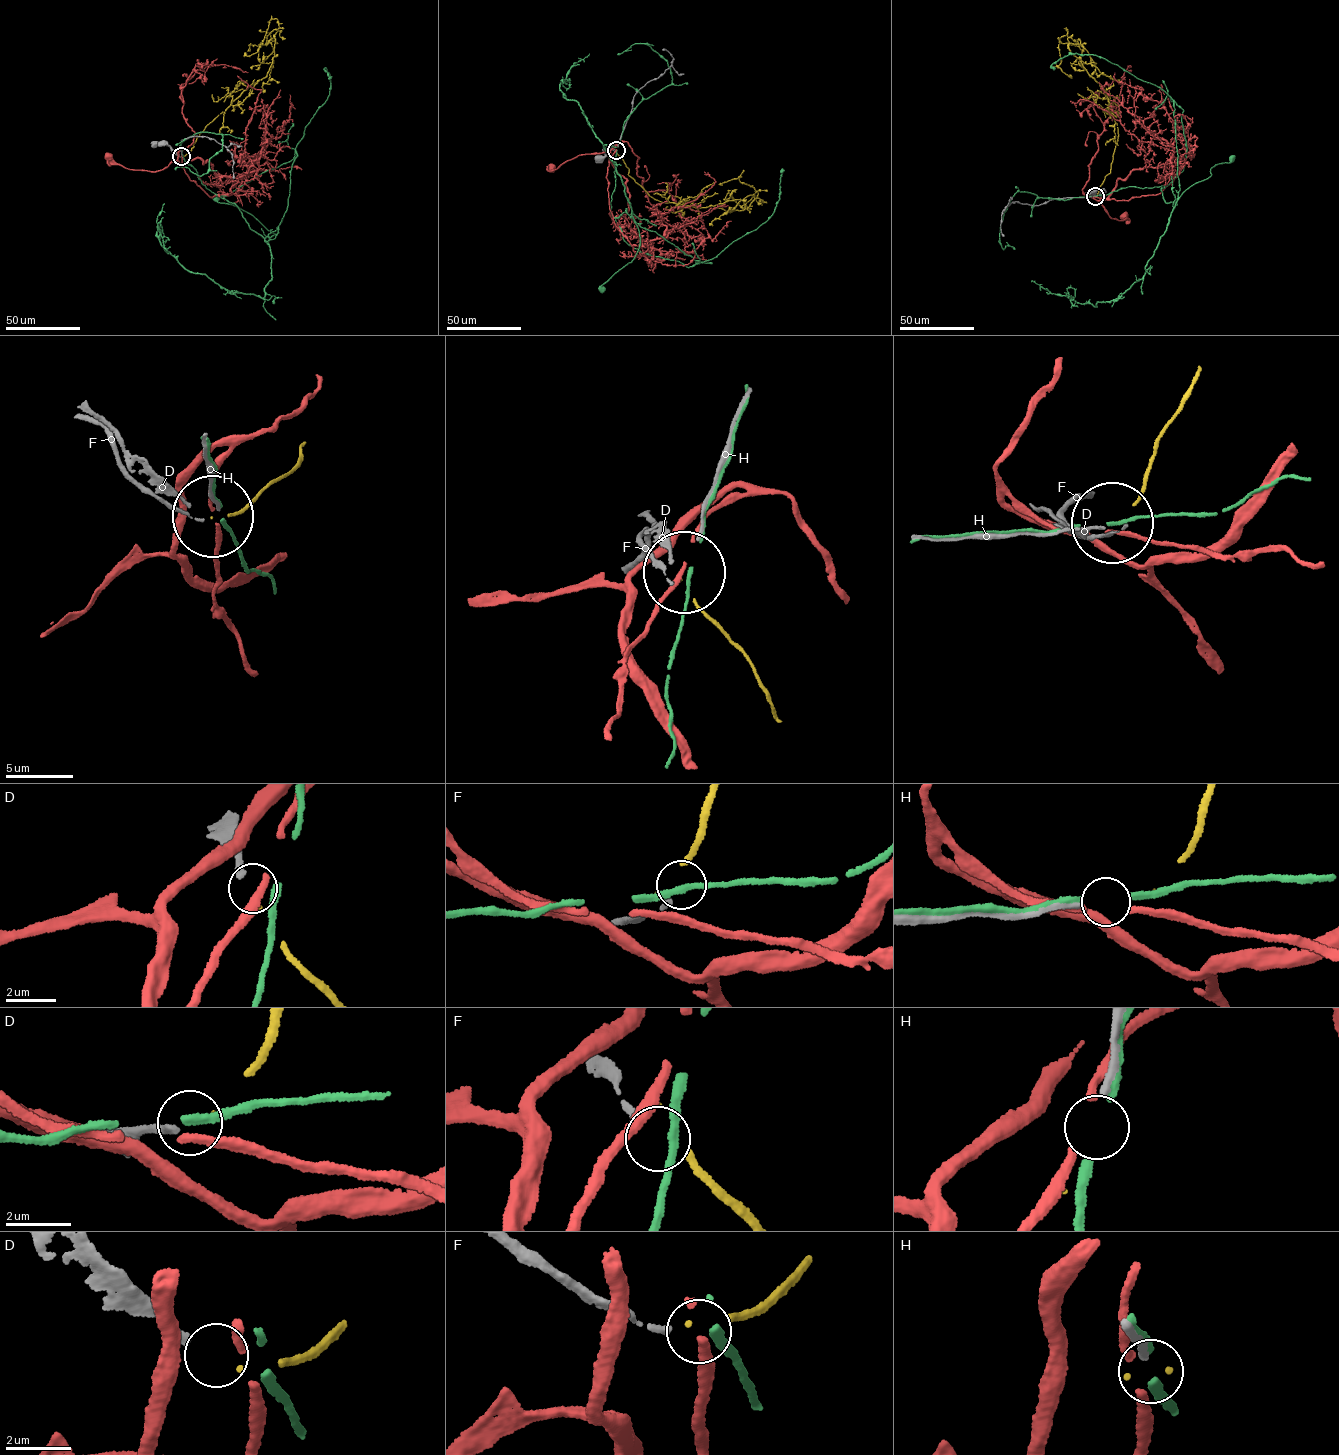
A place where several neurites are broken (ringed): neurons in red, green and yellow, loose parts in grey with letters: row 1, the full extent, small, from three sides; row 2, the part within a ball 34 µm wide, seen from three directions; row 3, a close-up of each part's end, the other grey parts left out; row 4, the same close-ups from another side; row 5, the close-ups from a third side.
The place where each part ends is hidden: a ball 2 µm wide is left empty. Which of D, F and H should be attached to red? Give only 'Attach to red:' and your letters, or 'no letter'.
Attach to red: no letter

